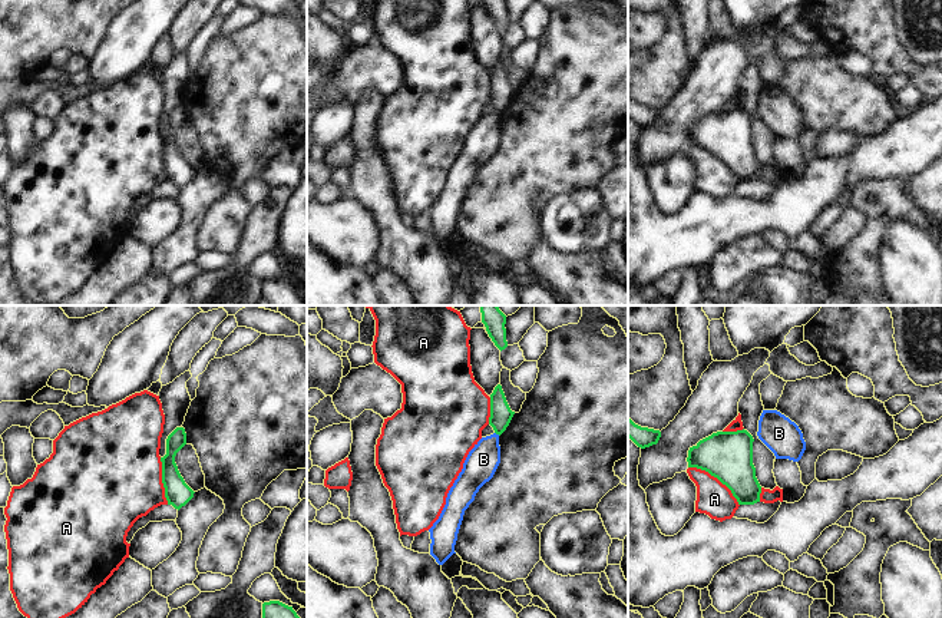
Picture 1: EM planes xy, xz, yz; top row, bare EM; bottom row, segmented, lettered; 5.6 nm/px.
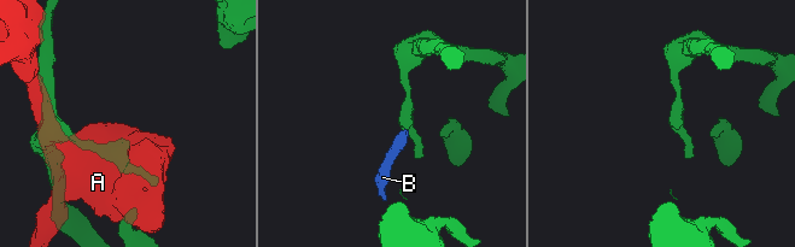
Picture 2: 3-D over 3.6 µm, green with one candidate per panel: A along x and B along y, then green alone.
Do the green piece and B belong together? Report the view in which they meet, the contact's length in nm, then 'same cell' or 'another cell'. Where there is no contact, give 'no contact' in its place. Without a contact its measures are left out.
contact in xz; length 40 nm; another cell

